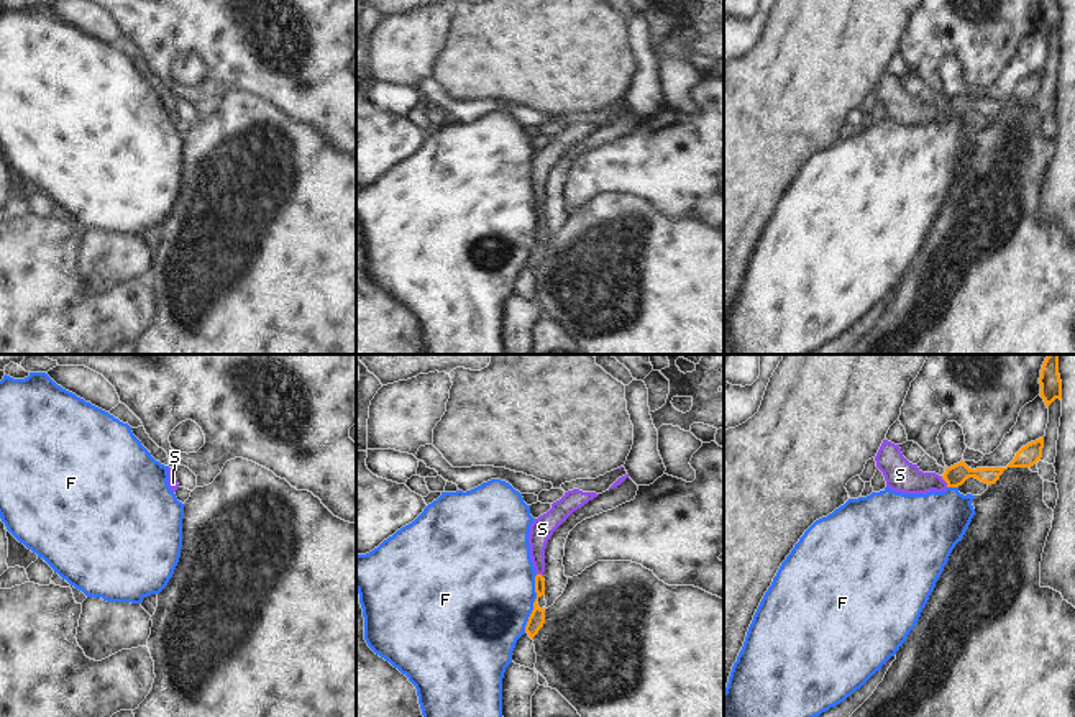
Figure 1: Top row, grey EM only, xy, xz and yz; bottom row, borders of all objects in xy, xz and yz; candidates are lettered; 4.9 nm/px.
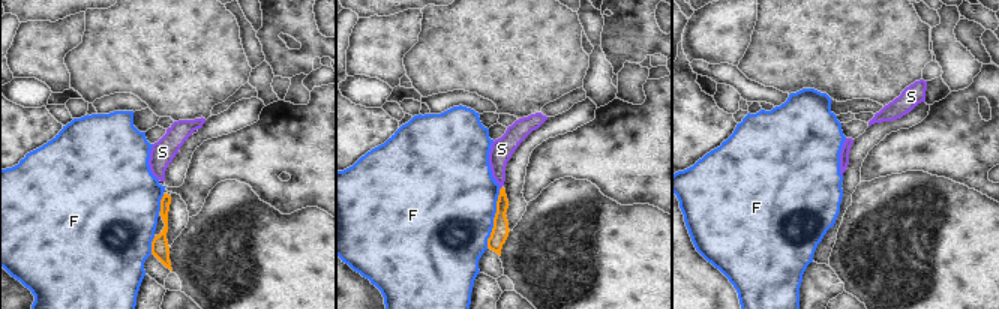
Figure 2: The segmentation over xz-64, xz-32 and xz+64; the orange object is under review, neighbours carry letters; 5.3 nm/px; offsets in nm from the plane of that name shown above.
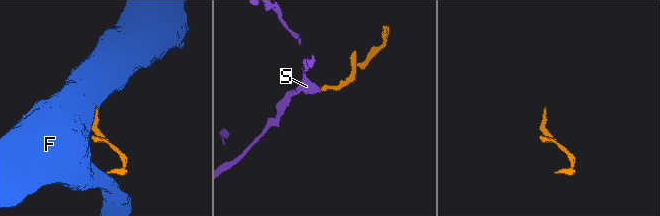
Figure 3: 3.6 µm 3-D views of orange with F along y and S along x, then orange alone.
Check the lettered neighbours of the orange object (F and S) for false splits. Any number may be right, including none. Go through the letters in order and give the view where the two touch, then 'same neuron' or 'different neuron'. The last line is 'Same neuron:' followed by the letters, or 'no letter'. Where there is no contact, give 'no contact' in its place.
F: meets orange in xz; different neuron
S: meets orange in yz; same neuron
Same neuron: S

